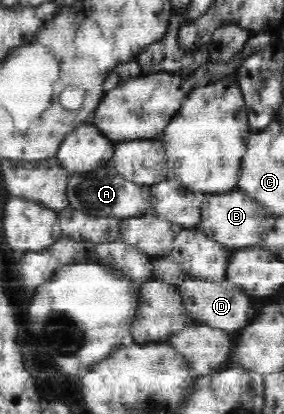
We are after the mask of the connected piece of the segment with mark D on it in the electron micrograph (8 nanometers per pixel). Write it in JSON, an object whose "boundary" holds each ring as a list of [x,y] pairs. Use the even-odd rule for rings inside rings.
{"boundary":[[[190,278],[184,280],[177,290],[181,295],[183,305],[188,314],[198,320],[198,322],[206,322],[208,326],[221,330],[240,330],[244,326],[249,326],[250,318],[248,318],[248,310],[252,306],[250,298],[242,288],[227,279],[216,284],[208,284],[204,279]]]}

